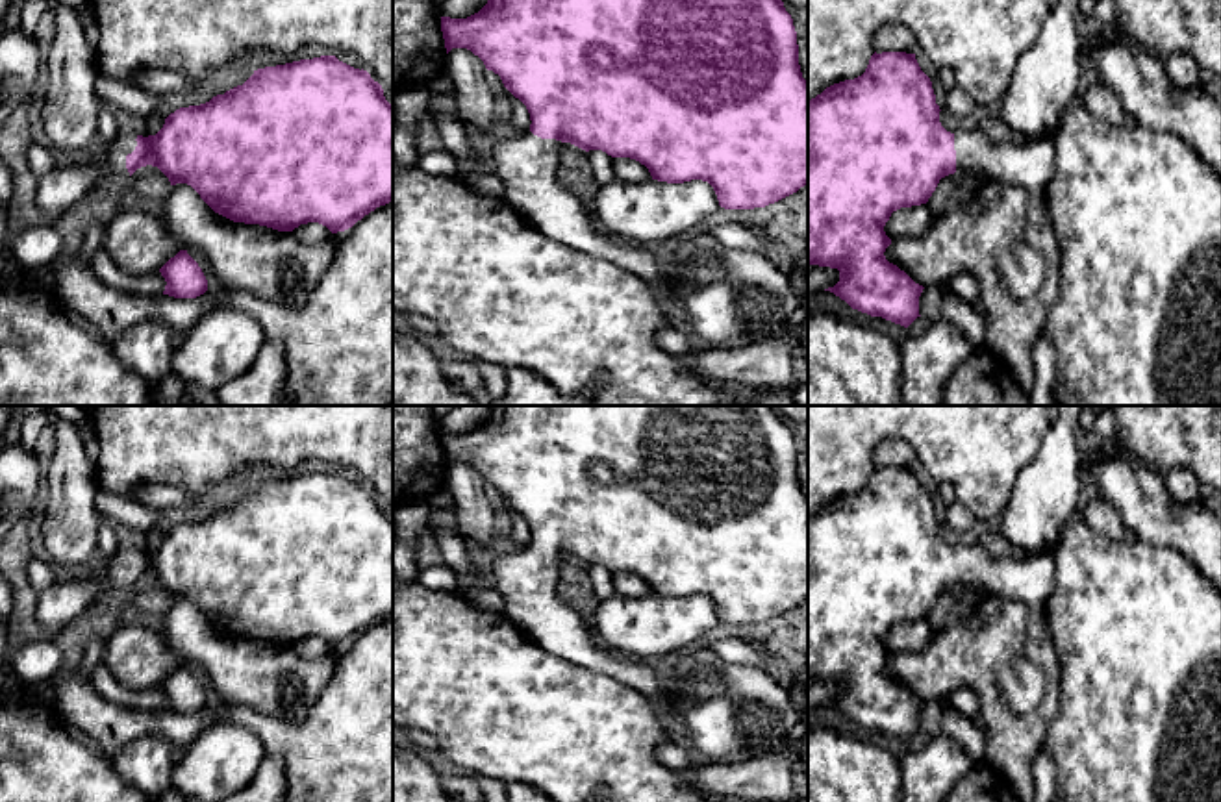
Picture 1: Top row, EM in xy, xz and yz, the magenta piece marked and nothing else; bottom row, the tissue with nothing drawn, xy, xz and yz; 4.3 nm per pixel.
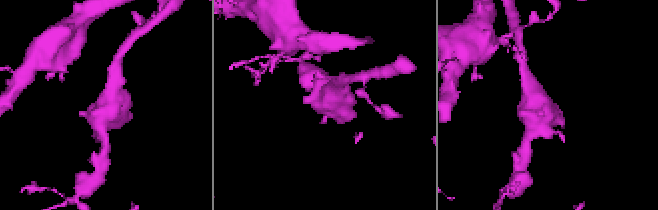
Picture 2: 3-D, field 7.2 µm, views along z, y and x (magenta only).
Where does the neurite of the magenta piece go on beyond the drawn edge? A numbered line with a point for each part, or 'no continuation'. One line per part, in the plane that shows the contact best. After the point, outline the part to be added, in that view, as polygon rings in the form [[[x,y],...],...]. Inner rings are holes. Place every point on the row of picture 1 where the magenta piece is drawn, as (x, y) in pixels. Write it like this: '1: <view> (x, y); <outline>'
1: xy (58, 189); [[[119,133],[119,137],[104,146],[104,152],[93,161],[56,167],[39,176],[37,206],[48,217],[61,217],[76,202],[85,198],[100,180],[120,182],[128,178],[126,156],[135,150],[135,139],[137,133]]]

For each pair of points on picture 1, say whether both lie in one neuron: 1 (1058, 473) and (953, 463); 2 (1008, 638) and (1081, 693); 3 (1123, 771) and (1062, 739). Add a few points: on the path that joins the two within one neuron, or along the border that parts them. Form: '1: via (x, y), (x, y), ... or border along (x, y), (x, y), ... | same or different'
1: border along (1045, 432), (1038, 452), (1018, 473), (1003, 508) | different
2: border along (1049, 634), (1058, 664), (1058, 710), (1053, 719) | different
3: via (1108, 756), (1092, 739), (1077, 739) | same

